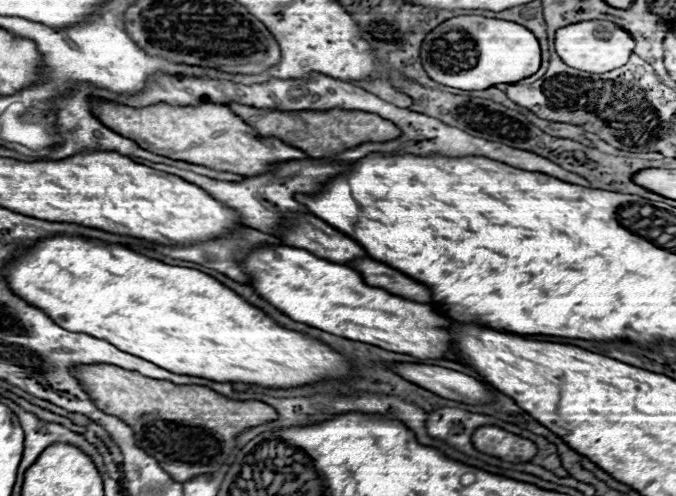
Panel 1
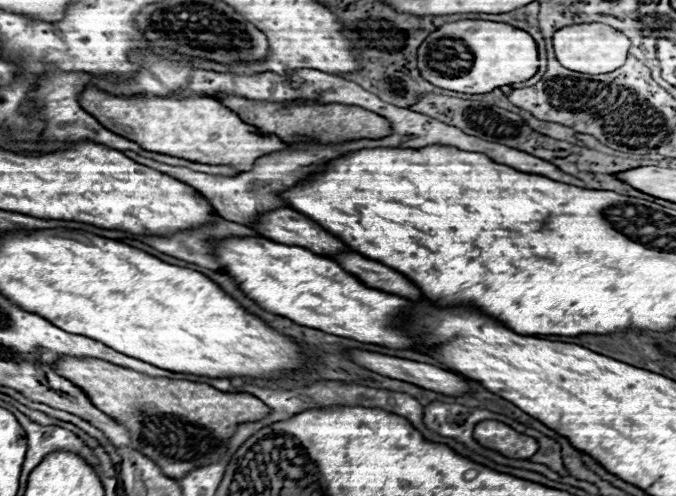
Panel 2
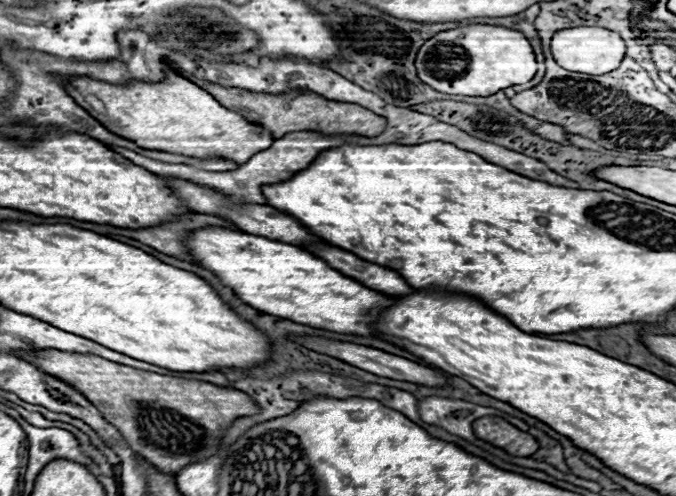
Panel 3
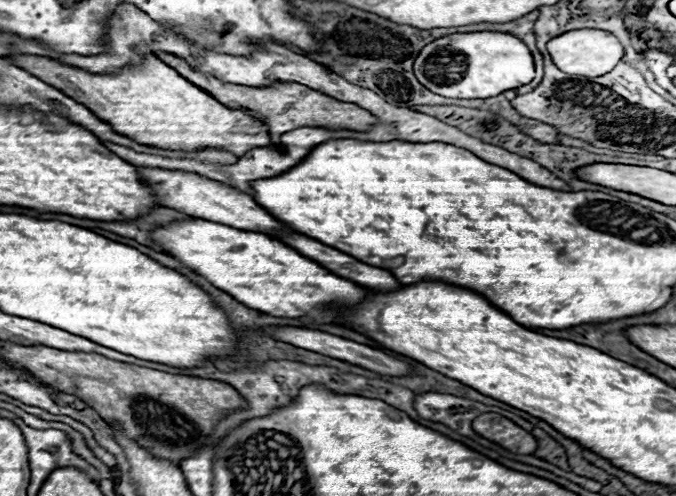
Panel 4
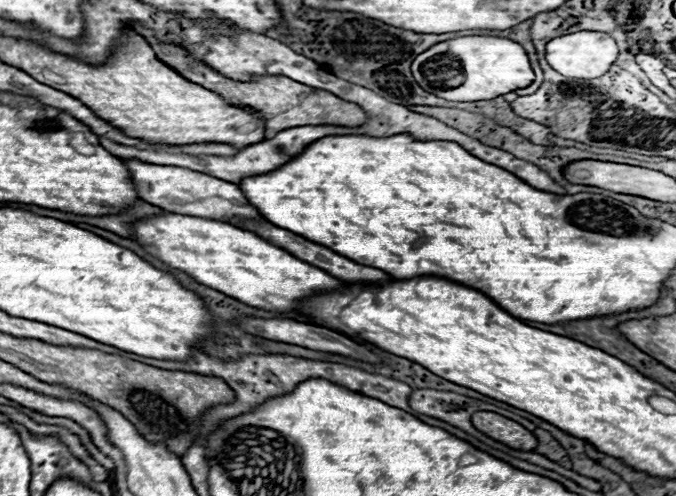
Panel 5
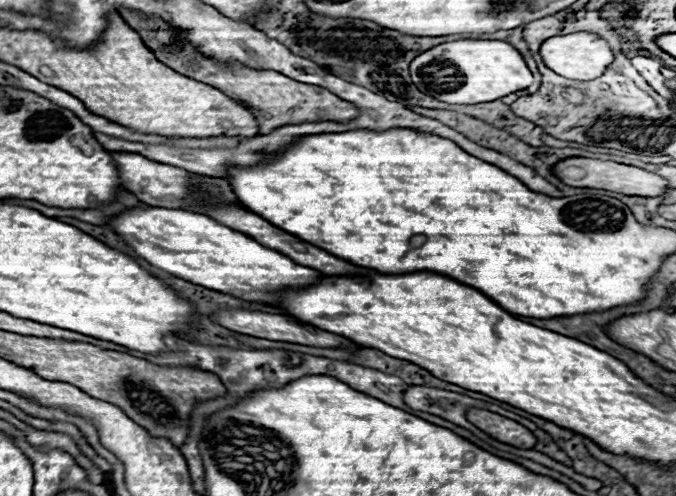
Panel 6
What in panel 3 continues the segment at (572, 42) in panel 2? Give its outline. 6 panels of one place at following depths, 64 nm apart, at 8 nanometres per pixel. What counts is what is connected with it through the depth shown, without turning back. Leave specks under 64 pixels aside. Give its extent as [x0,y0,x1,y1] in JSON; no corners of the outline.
[550,26,626,76]

